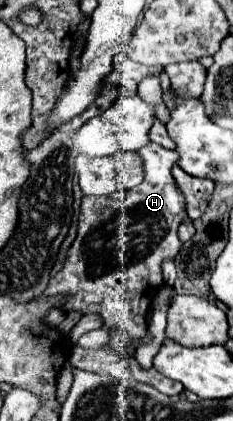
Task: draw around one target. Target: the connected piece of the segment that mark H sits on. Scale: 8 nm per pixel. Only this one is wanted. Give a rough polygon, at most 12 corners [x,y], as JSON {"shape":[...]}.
{"shape":[[147,143],[143,183],[83,197],[41,295],[145,335],[179,253],[177,151]]}

